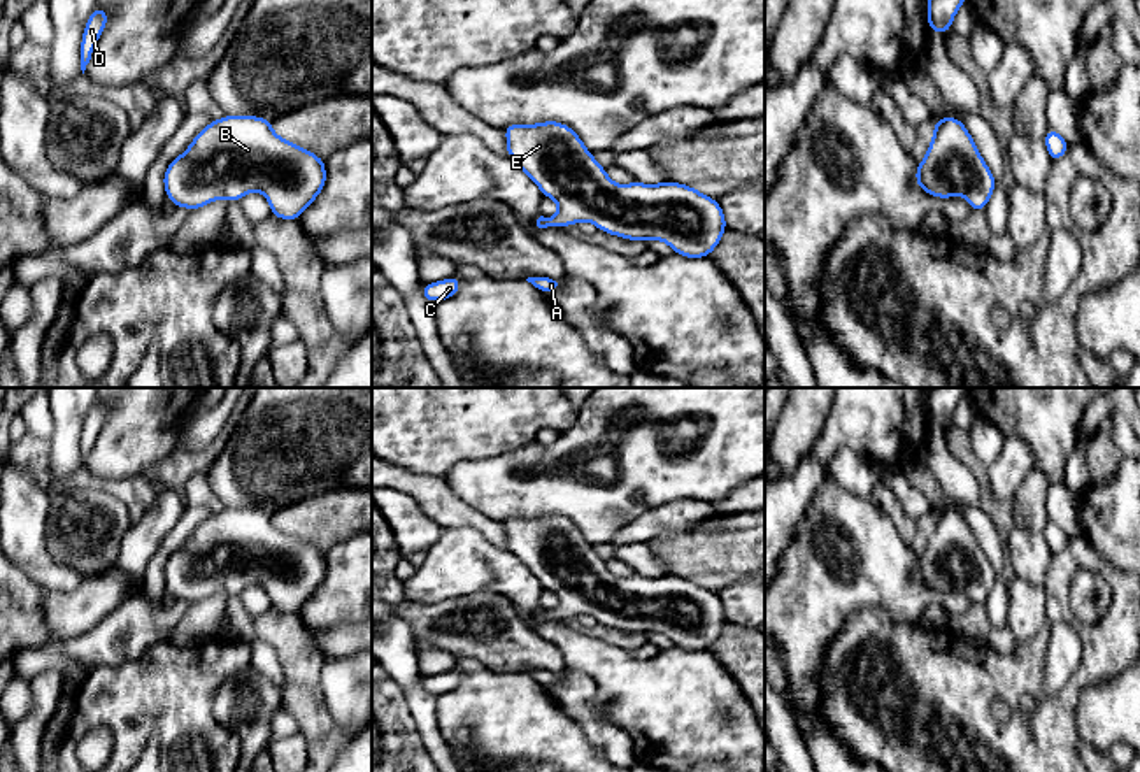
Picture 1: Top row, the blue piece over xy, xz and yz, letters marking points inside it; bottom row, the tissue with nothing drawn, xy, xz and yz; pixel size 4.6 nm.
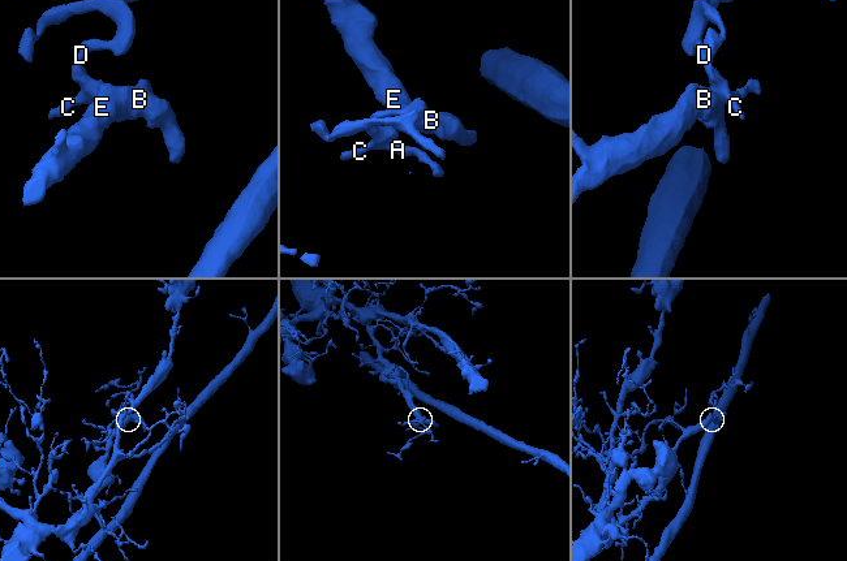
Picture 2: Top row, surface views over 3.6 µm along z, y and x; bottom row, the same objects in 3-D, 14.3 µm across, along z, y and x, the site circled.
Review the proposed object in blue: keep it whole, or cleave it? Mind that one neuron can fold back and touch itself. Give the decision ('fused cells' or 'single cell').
single cell

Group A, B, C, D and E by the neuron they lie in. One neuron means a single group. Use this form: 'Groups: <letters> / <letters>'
Groups: A B C D E

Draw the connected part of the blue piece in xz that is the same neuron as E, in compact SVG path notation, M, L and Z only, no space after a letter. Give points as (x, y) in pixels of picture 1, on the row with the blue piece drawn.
M559 121L514 123L503 133L507 156L559 205L556 216L537 219L538 228L591 221L628 240L663 240L684 258L709 256L724 235L726 218L716 198L673 181L619 186Z

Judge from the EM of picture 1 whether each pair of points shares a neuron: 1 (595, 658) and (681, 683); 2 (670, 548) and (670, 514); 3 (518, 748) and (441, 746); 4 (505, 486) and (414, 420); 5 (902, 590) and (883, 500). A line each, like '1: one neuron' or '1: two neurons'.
1: one neuron
2: two neurons
3: two neurons
4: two neurons
5: two neurons

